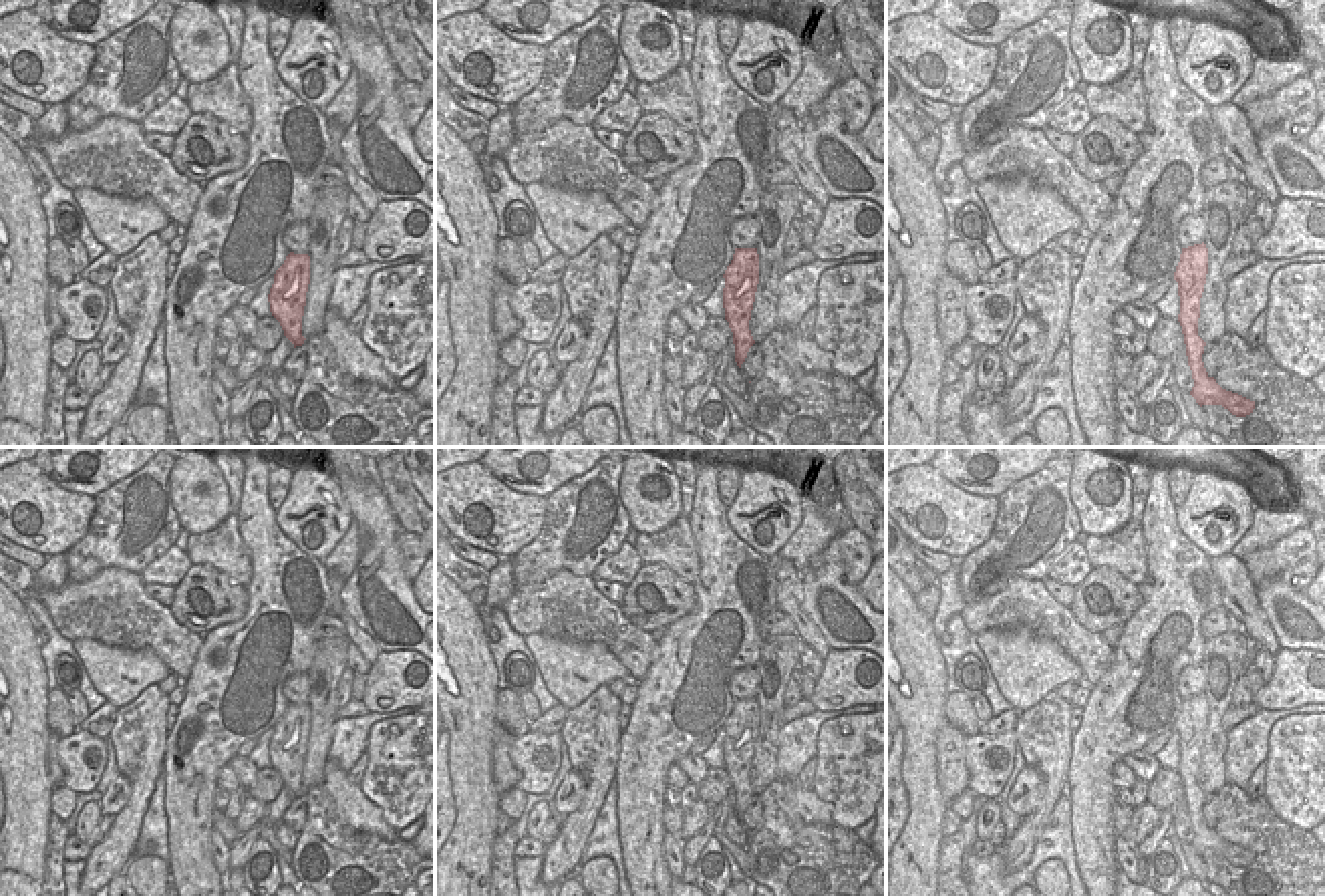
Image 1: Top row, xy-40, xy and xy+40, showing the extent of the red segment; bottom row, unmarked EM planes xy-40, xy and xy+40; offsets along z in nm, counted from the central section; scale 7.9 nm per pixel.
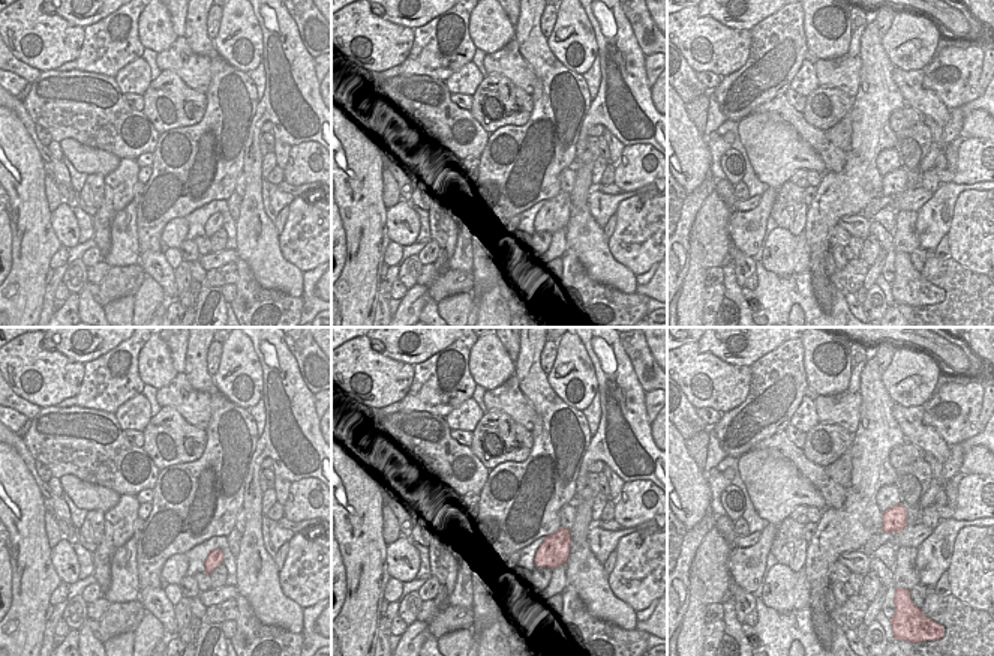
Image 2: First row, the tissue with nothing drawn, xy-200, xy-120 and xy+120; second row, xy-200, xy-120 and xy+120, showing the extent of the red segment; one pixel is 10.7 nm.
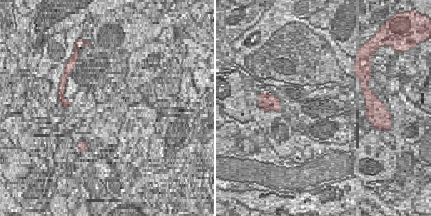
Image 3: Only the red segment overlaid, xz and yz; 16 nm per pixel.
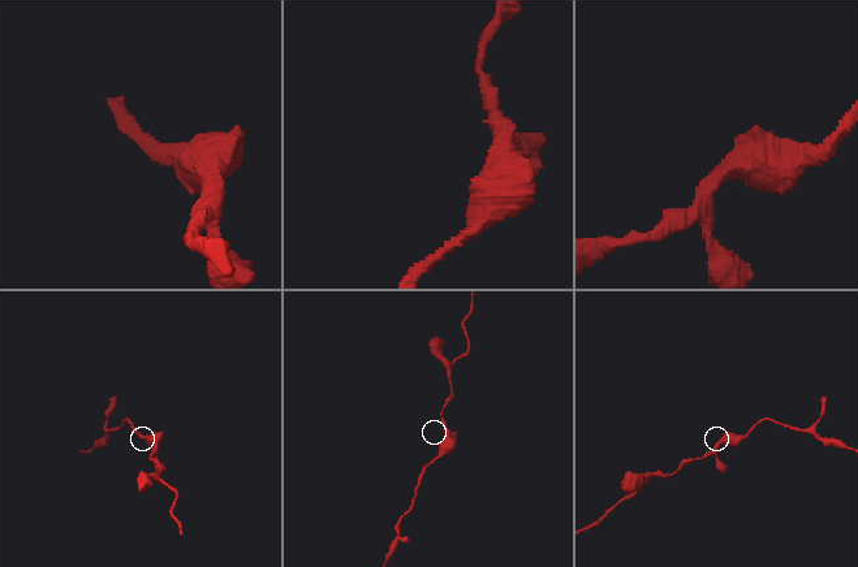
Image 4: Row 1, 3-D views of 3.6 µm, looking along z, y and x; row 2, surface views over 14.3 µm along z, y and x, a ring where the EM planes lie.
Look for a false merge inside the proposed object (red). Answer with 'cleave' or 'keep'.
keep

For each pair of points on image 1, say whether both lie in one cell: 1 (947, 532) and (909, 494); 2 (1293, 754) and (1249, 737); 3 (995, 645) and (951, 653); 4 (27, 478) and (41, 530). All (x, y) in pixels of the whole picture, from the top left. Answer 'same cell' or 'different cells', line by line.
1: same cell
2: different cells
3: different cells
4: same cell

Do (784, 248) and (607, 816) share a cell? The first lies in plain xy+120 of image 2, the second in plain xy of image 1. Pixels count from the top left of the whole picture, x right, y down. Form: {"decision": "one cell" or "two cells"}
{"decision": "two cells"}

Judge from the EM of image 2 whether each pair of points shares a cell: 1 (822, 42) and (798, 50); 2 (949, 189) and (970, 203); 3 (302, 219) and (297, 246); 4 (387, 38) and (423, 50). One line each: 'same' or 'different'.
1: different
2: different
3: same
4: different

